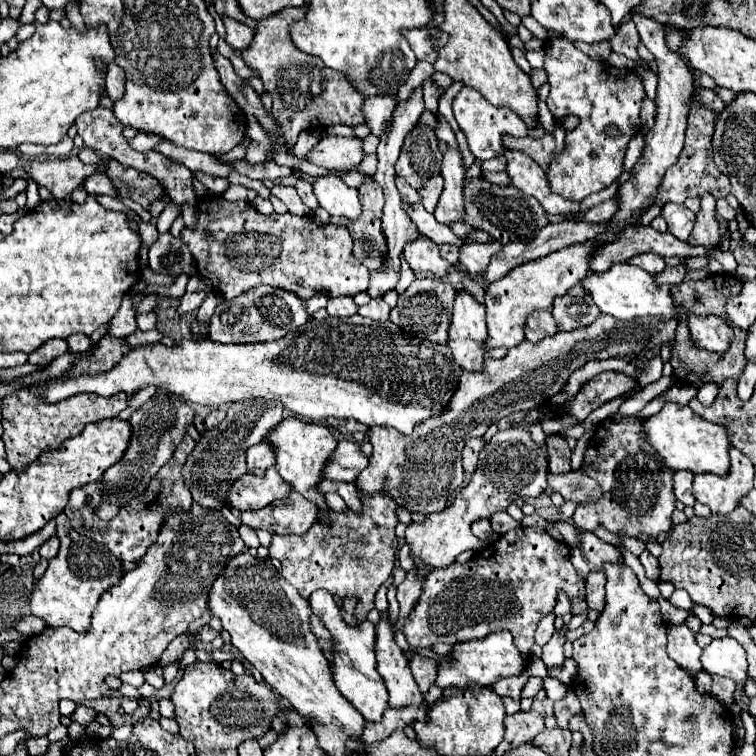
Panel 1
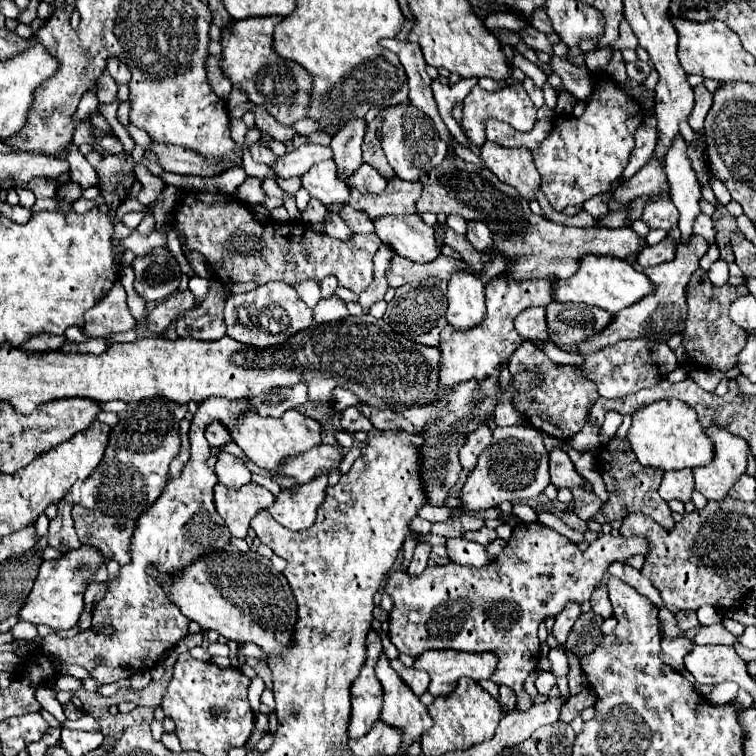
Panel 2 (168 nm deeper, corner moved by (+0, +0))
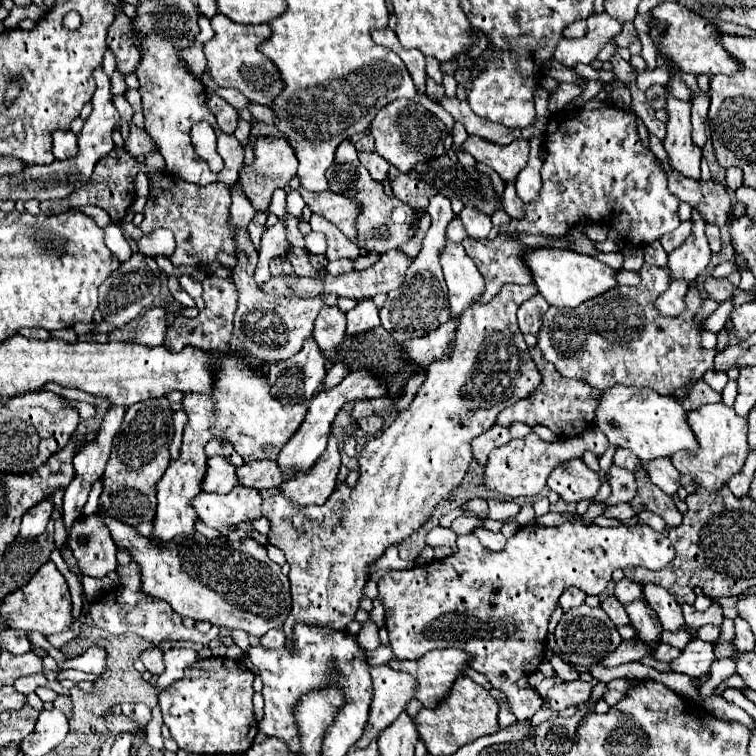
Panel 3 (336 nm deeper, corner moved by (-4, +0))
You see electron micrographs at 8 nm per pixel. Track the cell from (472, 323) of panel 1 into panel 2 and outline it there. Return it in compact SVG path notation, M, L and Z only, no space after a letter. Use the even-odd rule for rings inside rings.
M455 272L449 282L449 308L447 322L449 326L471 328L483 322L485 314L485 286L479 278L469 272Z

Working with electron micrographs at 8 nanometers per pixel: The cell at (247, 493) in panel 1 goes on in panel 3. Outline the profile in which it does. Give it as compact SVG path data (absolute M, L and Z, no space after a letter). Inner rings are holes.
M235 486L235 490L231 490L229 494L199 492L191 500L191 506L195 506L195 512L201 522L217 530L261 516L259 492L245 486Z

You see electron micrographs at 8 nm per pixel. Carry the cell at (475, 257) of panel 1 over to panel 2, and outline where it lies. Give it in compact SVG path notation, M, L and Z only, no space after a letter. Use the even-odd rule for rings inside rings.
M467 222L467 240L479 250L479 254L487 254L491 250L491 230L483 222Z

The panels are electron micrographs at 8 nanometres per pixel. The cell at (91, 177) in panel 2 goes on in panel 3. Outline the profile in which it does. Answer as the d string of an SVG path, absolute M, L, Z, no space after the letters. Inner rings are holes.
M57 130L51 134L53 138L53 154L57 160L67 160L69 156L77 154L77 136L71 130Z

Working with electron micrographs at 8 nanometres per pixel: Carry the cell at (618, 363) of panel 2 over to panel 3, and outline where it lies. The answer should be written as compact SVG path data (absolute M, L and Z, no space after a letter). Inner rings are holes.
M643 264L641 282L637 286L617 286L615 290L607 290L599 298L591 298L591 302L583 302L575 310L549 306L543 314L543 322L537 334L537 346L543 352L547 362L555 364L557 372L565 378L575 378L591 384L597 390L609 388L613 384L625 386L647 386L663 396L671 396L675 390L687 386L687 382L697 382L703 378L707 370L713 370L713 358L717 350L707 350L701 346L701 330L695 322L695 314L701 308L701 294L697 288L691 288L685 296L687 314L683 318L663 318L659 310L655 310L655 298L663 294L669 286L669 268L657 268L651 264Z

